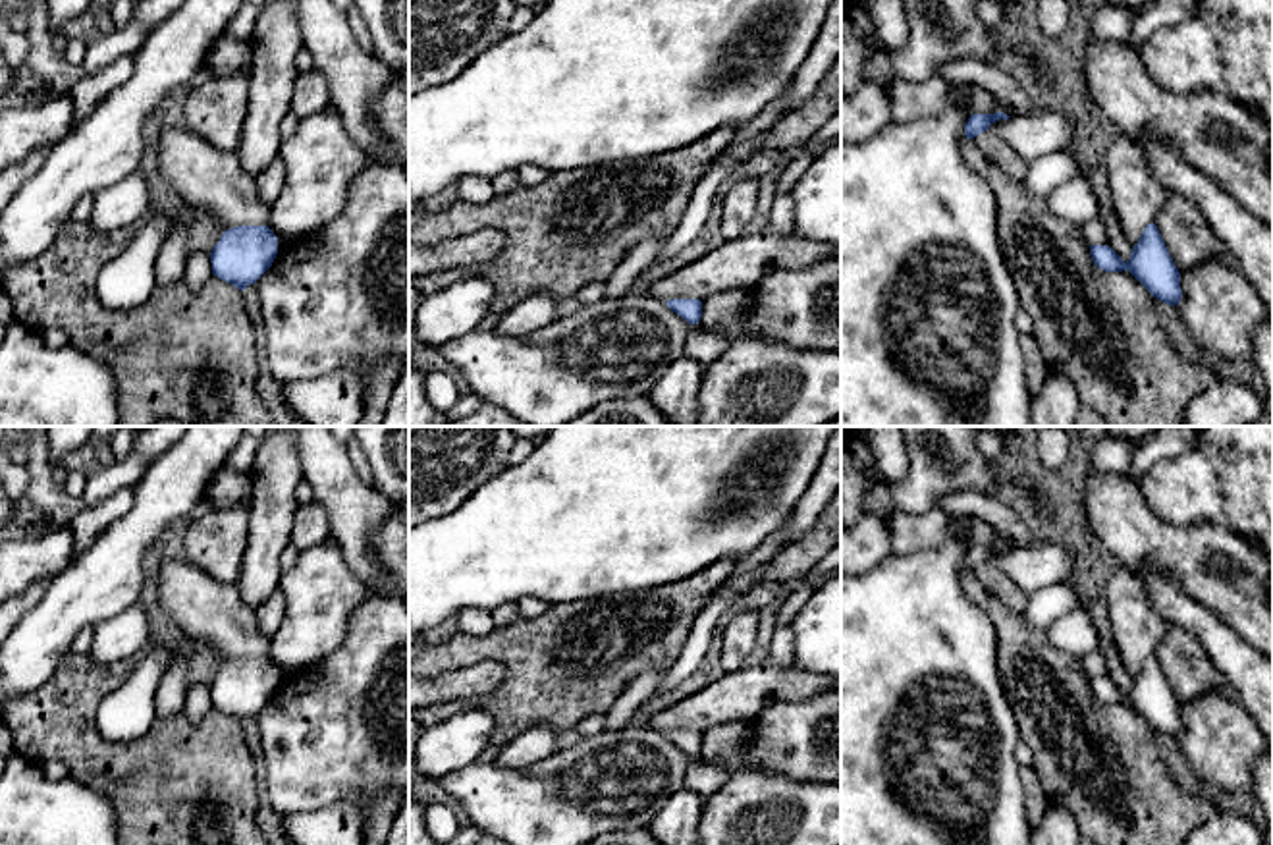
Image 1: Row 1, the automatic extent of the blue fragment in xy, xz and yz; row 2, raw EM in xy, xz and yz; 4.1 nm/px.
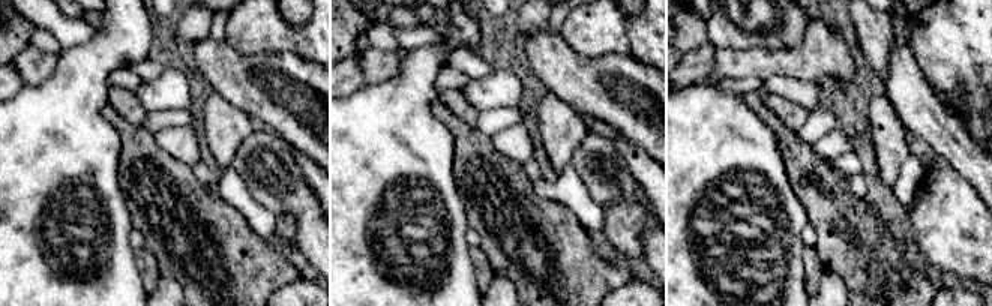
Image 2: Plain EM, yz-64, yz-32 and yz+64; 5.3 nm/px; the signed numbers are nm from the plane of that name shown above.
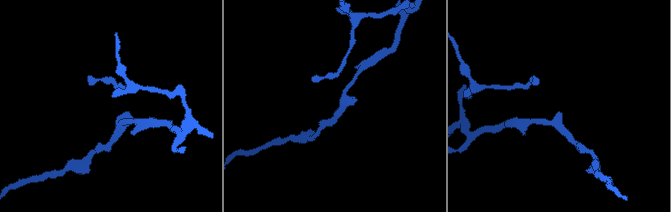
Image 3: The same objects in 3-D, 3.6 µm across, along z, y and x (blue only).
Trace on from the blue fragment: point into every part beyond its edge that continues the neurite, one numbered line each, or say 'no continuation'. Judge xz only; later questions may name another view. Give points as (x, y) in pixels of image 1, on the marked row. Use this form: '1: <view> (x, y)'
no continuation

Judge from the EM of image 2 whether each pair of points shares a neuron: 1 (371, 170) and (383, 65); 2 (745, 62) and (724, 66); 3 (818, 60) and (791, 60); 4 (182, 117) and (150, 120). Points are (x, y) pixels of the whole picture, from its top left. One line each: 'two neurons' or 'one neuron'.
1: two neurons
2: one neuron
3: one neuron
4: one neuron

